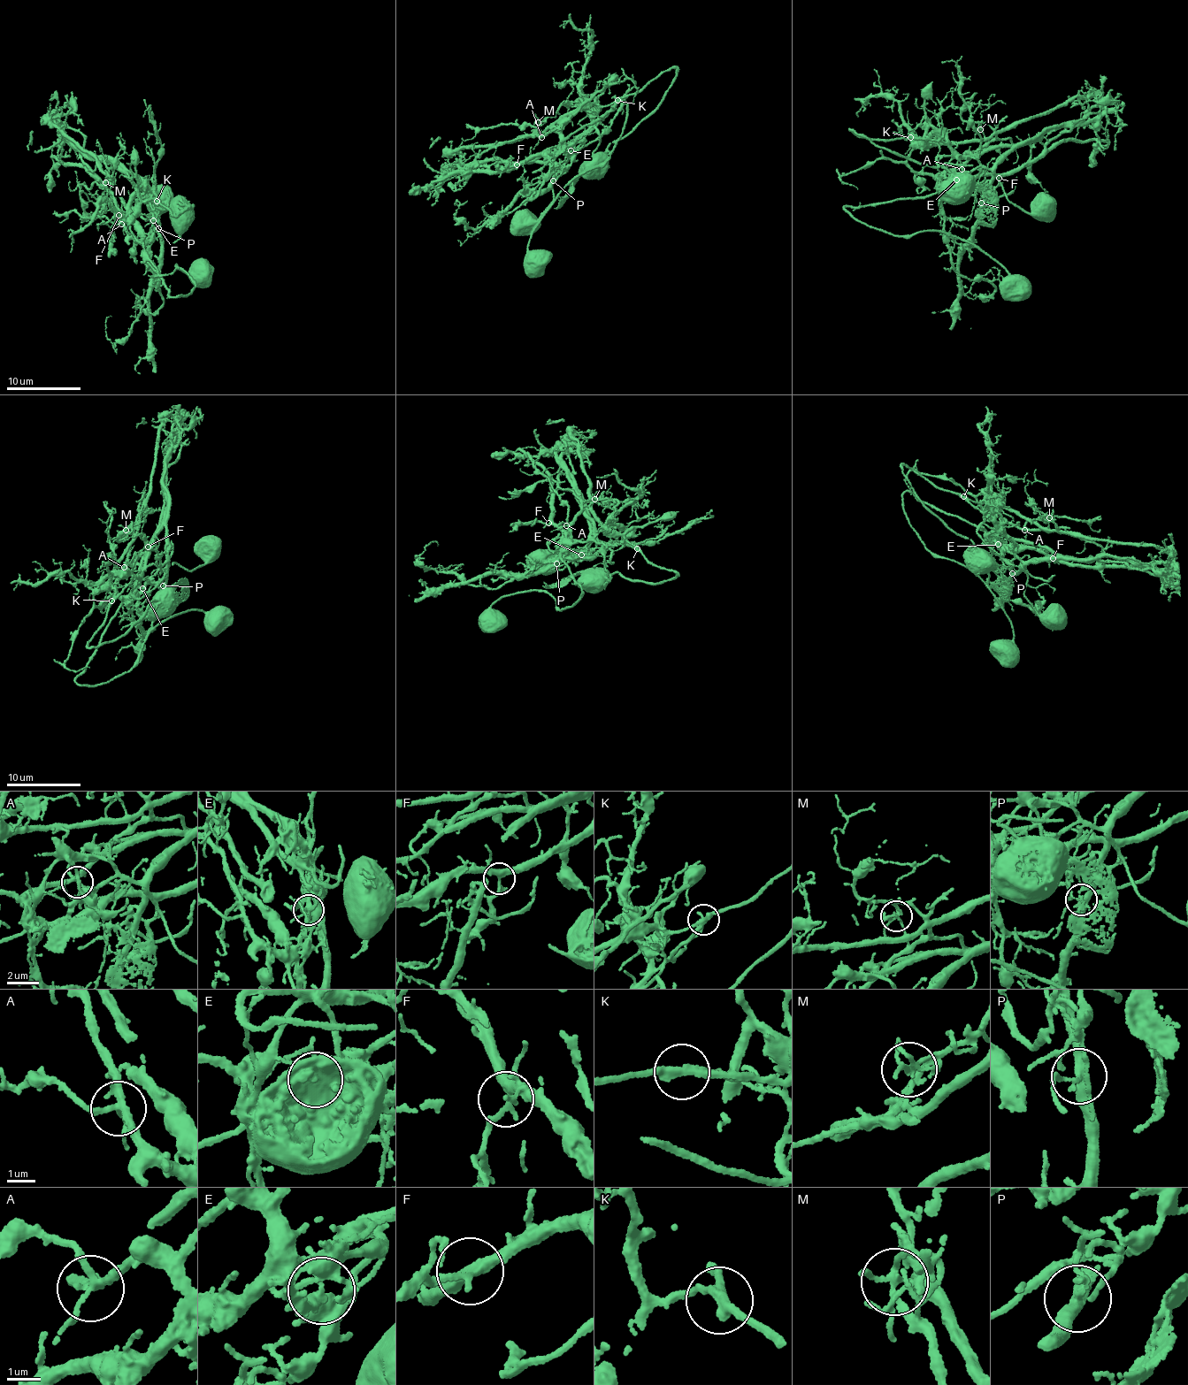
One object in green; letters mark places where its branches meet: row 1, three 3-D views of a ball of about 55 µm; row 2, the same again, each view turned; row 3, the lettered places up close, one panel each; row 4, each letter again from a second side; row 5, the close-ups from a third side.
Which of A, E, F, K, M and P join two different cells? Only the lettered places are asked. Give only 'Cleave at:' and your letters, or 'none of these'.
Cleave at: E, K, M, P

